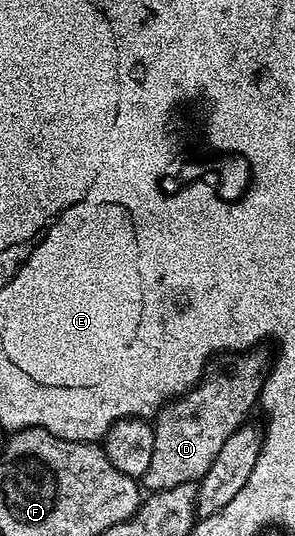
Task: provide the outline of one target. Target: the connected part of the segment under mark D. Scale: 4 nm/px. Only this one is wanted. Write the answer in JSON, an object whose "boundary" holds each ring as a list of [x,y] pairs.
{"boundary":[[[258,350],[247,351],[237,359],[235,368],[226,368],[215,376],[207,375],[153,417],[156,442],[152,446],[152,462],[148,462],[148,470],[140,477],[141,487],[147,493],[172,490],[202,479],[224,442],[232,438],[241,424],[247,423],[246,415],[256,408],[266,383],[268,360]]]}

